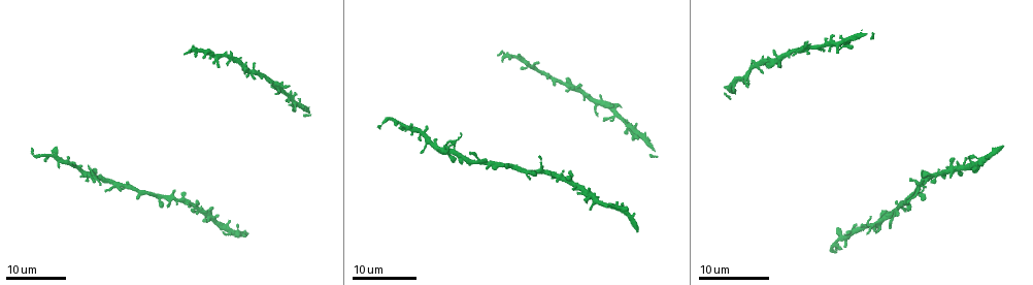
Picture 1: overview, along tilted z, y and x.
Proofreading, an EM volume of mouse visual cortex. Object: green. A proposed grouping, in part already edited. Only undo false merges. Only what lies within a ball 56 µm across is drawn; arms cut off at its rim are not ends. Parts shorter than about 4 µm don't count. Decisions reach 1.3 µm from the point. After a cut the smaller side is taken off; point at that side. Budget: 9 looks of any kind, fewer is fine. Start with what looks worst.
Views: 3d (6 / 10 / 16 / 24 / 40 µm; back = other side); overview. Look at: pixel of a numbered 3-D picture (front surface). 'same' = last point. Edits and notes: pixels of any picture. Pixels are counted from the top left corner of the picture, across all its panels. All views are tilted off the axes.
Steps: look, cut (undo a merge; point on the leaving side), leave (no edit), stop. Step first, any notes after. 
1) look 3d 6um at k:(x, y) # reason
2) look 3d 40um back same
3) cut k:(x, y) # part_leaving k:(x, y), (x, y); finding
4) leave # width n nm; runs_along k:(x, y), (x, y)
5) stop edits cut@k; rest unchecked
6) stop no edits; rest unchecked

look 3d 24um at 1:(451, 147) # four or more arms meet

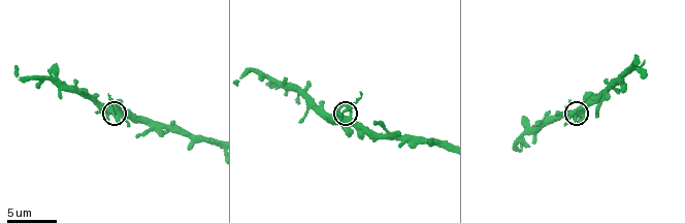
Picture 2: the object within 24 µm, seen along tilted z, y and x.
look 3d 10um at 2:(113, 115)

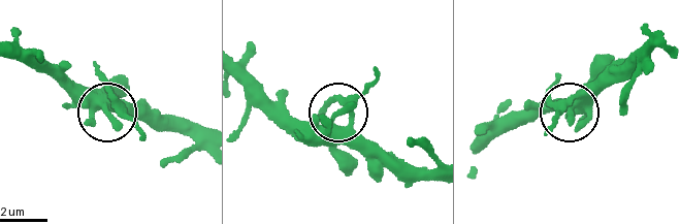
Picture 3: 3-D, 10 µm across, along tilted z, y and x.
cut 3:(101, 77) # two neurons meet here

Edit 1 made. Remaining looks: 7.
look overview

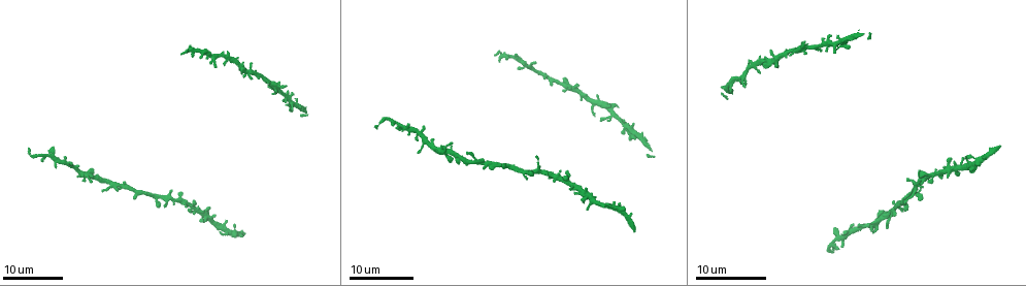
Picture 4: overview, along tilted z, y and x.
look 3d 24um at 4:(203, 215)

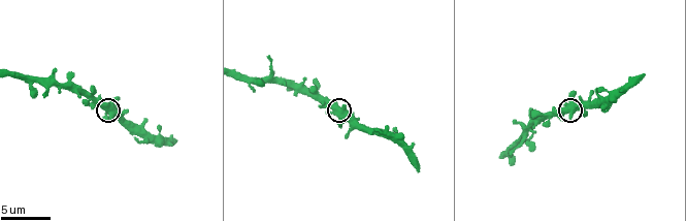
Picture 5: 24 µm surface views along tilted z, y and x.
look 3d 10um at 5:(338, 108) # zoom in

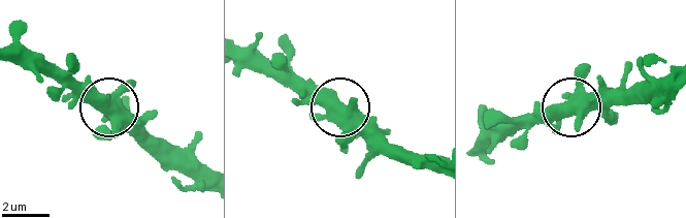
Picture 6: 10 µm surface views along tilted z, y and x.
leave # runs_along 6:(133, 81), (112, 107), (153, 139); continuous, no second neuron

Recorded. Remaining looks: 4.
look 3d 10um at 2:(151, 126) # looks like a crossing

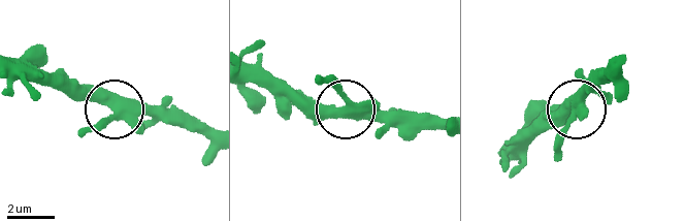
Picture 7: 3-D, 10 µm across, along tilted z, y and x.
leave # runs_along 7:(209, 136), (166, 118), (120, 112), (86, 135); one neuron here

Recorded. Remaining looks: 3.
look 3d 10um at 5:(15, 76) # narrows sharply

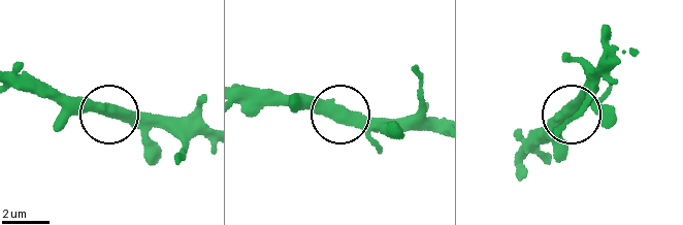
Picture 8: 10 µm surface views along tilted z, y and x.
leave # runs_along 8:(206, 132), (41, 97); continuous, no second neuron

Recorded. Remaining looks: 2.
stop edits cut@3; rest unchecked

